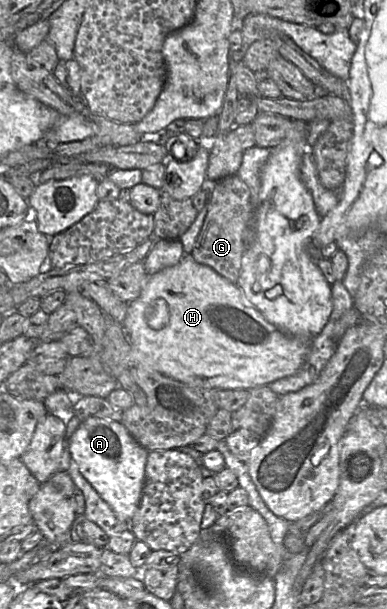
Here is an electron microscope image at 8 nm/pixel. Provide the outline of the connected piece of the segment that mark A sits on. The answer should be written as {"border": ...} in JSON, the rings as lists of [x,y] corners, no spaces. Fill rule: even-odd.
{"border":[[[95,417],[81,422],[68,444],[71,457],[83,477],[121,521],[129,522],[141,499],[149,452],[120,422]]]}

